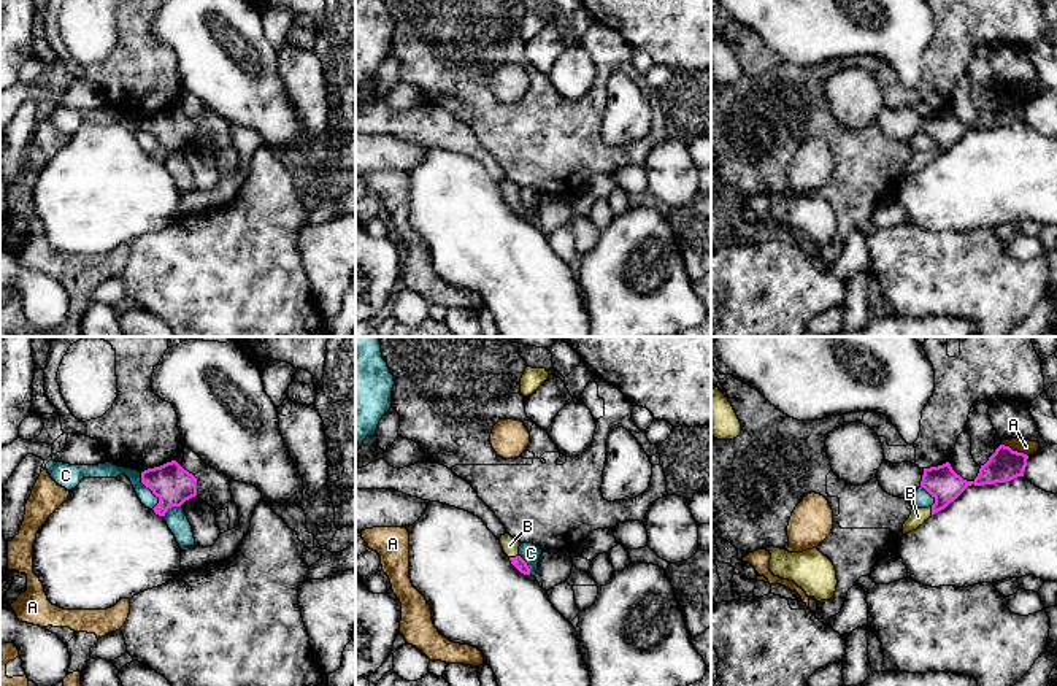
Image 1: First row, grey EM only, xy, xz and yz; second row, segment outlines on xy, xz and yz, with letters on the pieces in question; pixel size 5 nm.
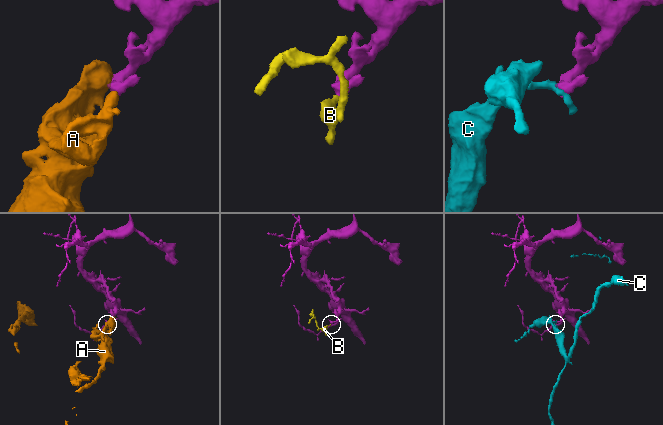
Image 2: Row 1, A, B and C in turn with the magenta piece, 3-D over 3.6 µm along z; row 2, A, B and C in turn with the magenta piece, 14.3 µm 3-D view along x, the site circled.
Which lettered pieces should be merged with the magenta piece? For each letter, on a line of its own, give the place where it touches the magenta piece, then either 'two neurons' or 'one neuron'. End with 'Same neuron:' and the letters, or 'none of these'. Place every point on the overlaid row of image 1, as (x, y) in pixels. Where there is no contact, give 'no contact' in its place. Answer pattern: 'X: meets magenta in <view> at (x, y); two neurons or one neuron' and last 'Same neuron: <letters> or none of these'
A: meets magenta in yz at (1014, 451); two neurons
B: meets magenta in xz at (513, 558); one neuron
C: meets magenta in xy at (151, 489); two neurons
Same neuron: B

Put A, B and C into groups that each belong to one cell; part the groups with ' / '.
A / B / C

